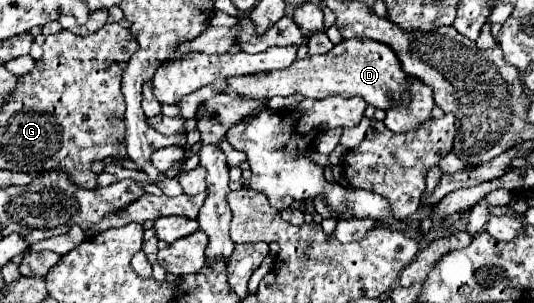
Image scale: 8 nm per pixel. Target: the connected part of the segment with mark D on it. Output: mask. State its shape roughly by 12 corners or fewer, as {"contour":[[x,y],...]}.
{"contour":[[345,39],[287,69],[231,77],[257,99],[409,103],[411,77],[373,39]]}

